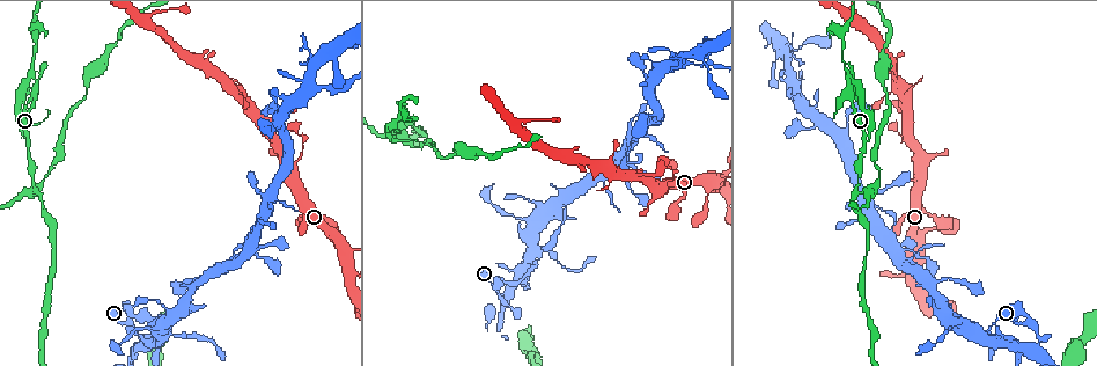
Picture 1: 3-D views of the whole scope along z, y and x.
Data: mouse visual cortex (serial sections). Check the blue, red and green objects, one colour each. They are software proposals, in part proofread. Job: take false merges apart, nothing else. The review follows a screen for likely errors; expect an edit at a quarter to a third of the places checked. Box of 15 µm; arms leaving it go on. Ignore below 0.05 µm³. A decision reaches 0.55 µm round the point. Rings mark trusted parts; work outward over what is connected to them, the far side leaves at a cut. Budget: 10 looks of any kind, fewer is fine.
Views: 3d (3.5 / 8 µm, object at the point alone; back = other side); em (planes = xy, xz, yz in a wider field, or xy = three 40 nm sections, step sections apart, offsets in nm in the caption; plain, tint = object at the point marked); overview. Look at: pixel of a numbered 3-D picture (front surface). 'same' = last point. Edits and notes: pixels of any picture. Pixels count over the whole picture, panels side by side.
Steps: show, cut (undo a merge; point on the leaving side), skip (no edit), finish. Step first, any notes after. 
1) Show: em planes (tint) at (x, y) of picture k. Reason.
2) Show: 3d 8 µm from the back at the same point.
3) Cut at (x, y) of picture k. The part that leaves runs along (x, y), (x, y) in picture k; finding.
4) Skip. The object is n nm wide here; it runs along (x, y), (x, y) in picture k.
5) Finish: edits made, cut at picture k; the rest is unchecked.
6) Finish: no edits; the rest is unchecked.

Show: 3d 3.5 µm at (408, 123) of picture 1. Four or more arms meet.

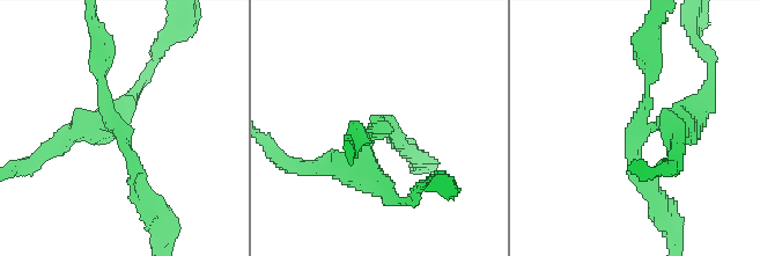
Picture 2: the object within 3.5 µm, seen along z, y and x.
Show: em xy step 3 (tint) at (114, 121) of picture 2. 4 arms meet here; the arms are 150, 250, 300, 350 nm wide; now the EM.

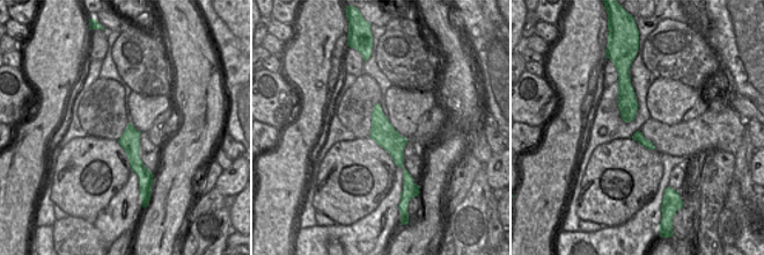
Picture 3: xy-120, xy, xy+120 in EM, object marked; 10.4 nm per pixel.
Skip. It runs along (649, 44), (640, 119), (699, 105) in picture 2; continuous, no second cell.

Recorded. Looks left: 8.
Show: 3d 3.5 µm at (1036, 346) of picture 1. Three arms meet.

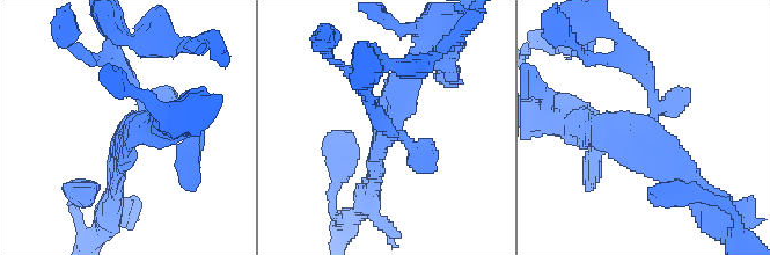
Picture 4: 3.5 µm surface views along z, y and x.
Show: em xy step 5 (tint) at (397, 124) of picture 4. Now the EM.

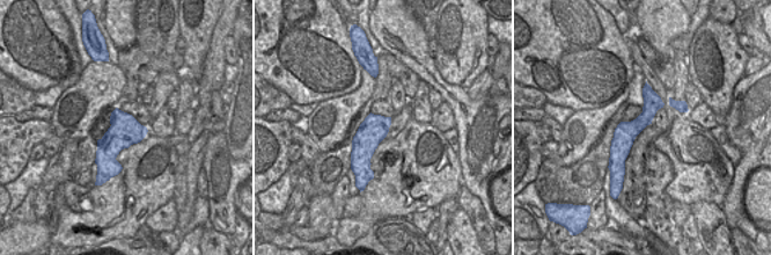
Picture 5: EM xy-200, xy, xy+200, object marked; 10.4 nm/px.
Skip. Continuous, no second cell.

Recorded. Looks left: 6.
Show: 3d 3.5 µm at (983, 335) of picture 1. Three arms meet.

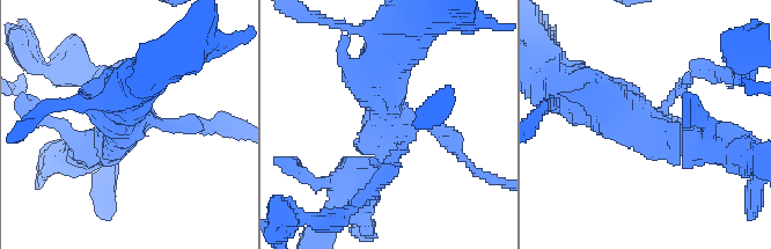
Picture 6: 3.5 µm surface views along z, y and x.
Show: em xy step 5 (tint) at (649, 127) of picture 6. Need the tissue.

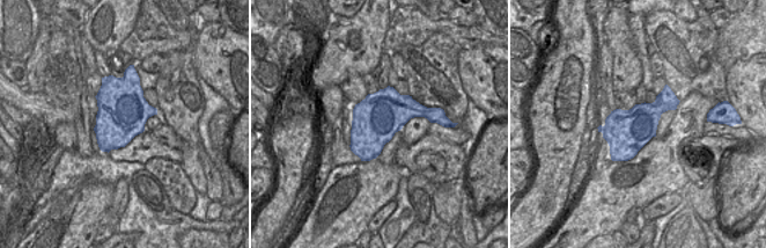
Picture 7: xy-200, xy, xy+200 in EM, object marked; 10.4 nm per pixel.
Skip. It runs along (716, 143), (632, 125), (582, 93) in picture 6; continuous, no second cell.

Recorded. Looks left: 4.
Show: 3d 3.5 µm at (313, 87) of picture 1.

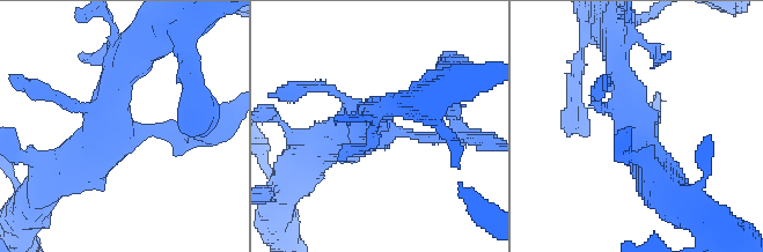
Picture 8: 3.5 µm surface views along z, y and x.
Show: em xy step 2 (tint) at (384, 133) of picture 8.

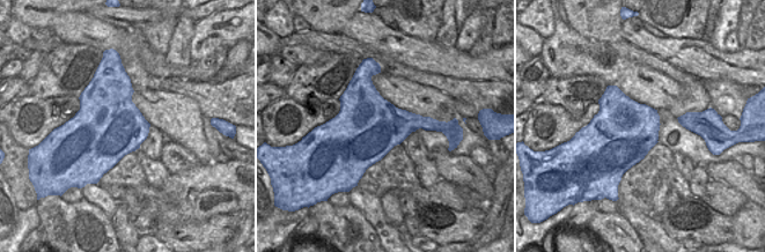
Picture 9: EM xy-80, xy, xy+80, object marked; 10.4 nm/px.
Cut at (190, 143) of picture 8. Two cells meet here.

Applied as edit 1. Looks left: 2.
Finish: edits made, cut at picture 8; the rest is unchecked.

